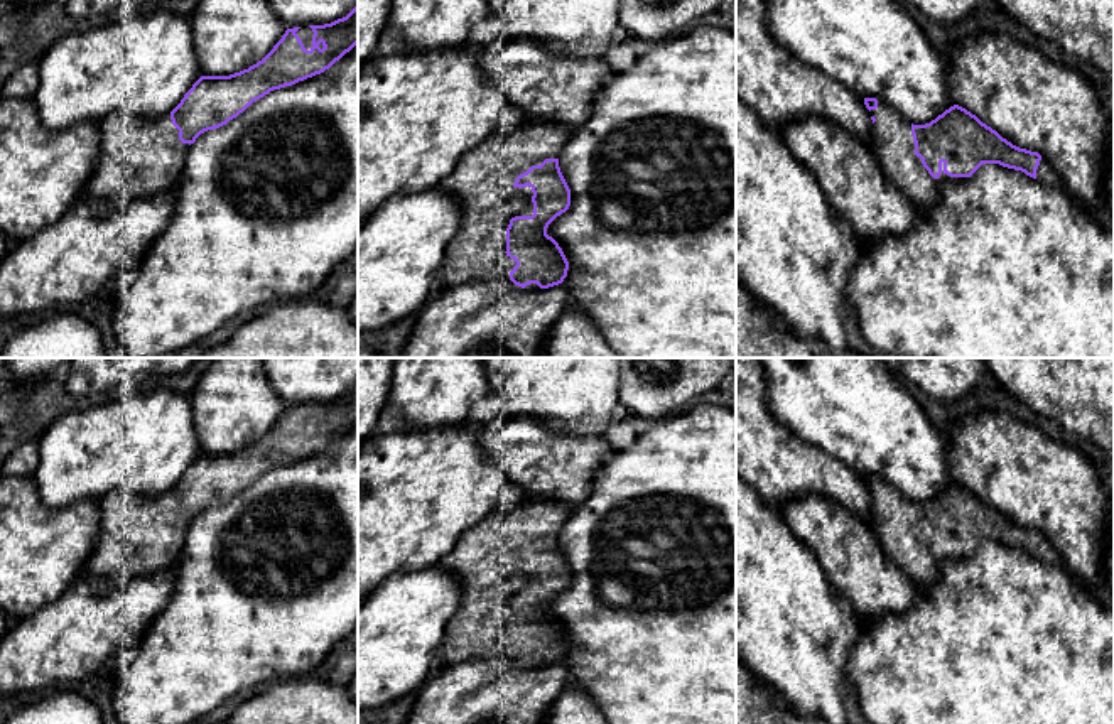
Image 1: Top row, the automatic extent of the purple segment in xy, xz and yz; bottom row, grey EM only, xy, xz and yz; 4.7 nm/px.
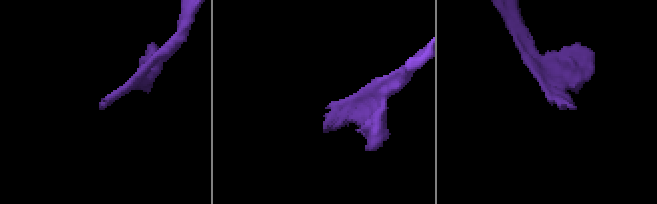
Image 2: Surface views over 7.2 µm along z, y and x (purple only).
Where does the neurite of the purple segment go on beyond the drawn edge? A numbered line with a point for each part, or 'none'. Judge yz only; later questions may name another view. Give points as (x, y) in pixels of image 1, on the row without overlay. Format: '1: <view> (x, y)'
1: yz (893, 524)

